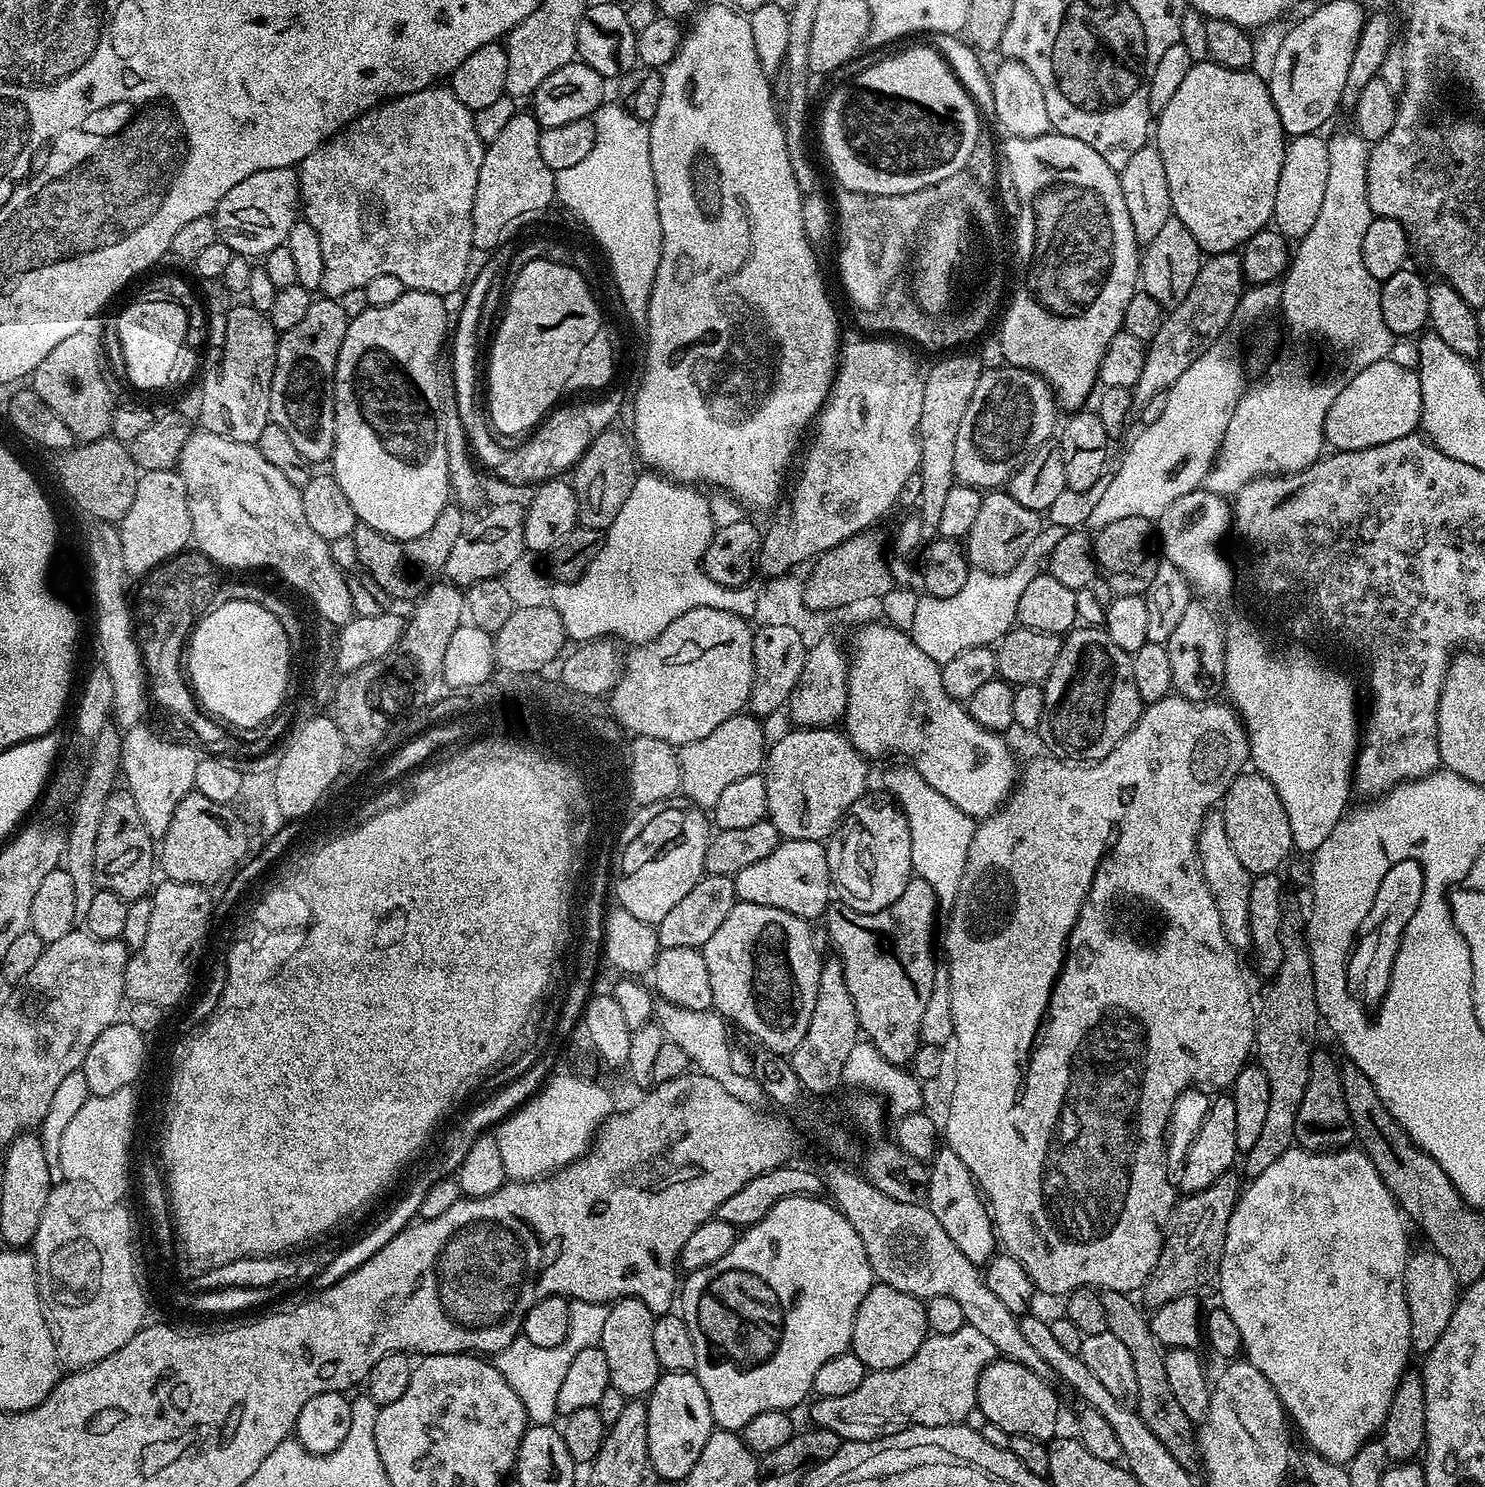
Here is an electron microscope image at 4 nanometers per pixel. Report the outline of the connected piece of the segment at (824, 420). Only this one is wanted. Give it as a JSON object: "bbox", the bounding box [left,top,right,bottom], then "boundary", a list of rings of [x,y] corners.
{"bbox":[758,338,922,577],"boundary":[[[892,338],[874,339],[878,340],[852,340],[849,344],[847,341],[839,353],[832,389],[815,418],[808,449],[806,444],[802,452],[804,465],[800,468],[800,477],[793,488],[791,485],[787,497],[788,509],[762,532],[758,568],[761,573],[765,572],[765,577],[781,576],[794,567],[807,565],[826,550],[846,542],[846,538],[879,525],[876,523],[899,505],[906,478],[919,469],[922,368],[920,372],[915,358],[902,345],[895,344],[900,342]]]}

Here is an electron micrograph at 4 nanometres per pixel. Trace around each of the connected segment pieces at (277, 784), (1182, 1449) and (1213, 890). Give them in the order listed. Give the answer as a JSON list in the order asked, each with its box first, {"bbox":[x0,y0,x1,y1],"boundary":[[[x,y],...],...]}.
[{"bbox":[271,714,340,818],"boundary":[[[328,714],[322,716],[312,716],[292,737],[288,740],[288,745],[284,748],[284,753],[280,756],[280,761],[276,764],[276,772],[271,773],[274,782],[274,798],[278,798],[278,810],[282,810],[285,818],[298,818],[307,808],[312,807],[312,801],[316,800],[324,786],[332,780],[340,764],[340,737],[336,735],[336,729],[332,728],[333,723]]]},{"bbox":[1100,1290,1201,1470],"boundary":[[[1103,1290],[1100,1292],[1102,1306],[1106,1310],[1108,1331],[1114,1334],[1126,1345],[1130,1359],[1134,1361],[1134,1374],[1138,1378],[1138,1398],[1134,1409],[1141,1416],[1142,1421],[1150,1428],[1151,1433],[1174,1454],[1178,1466],[1192,1470],[1201,1463],[1200,1449],[1198,1447],[1198,1432],[1194,1422],[1186,1416],[1178,1403],[1174,1392],[1170,1388],[1169,1379],[1166,1378],[1166,1362],[1164,1355],[1166,1349],[1158,1342],[1147,1315],[1140,1313],[1141,1305],[1132,1301],[1133,1297],[1127,1292],[1118,1290]]]},{"bbox":[1196,810,1253,950],"boundary":[[[1213,810],[1204,817],[1200,837],[1196,839],[1196,855],[1200,858],[1200,869],[1206,878],[1206,886],[1214,898],[1214,906],[1218,906],[1218,914],[1222,918],[1222,930],[1226,934],[1226,938],[1237,950],[1249,947],[1252,944],[1250,886],[1253,876],[1234,855],[1234,846],[1230,846],[1230,838],[1226,838],[1224,817],[1219,811]]]}]

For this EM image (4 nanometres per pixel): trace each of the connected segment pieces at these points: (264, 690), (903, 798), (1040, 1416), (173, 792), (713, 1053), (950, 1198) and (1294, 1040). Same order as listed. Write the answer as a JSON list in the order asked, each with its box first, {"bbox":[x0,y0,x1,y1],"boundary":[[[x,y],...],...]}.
[{"bbox":[186,600,286,730],"boundary":[[[235,600],[234,602],[215,605],[211,610],[213,612],[208,612],[205,616],[203,613],[197,619],[190,633],[190,639],[186,644],[186,676],[190,681],[190,687],[197,701],[202,705],[205,713],[211,714],[217,721],[223,722],[225,725],[233,724],[236,730],[243,730],[248,724],[254,722],[254,718],[262,718],[263,715],[268,715],[270,709],[276,708],[278,693],[284,692],[284,667],[286,666],[284,636],[281,633],[278,618],[274,618],[274,614],[270,614],[270,610],[262,610],[262,606],[258,606],[258,602]]]},{"bbox":[882,762,977,909],"boundary":[[[900,762],[897,768],[885,770],[882,788],[900,803],[900,809],[910,822],[913,873],[930,882],[936,903],[941,909],[951,909],[962,882],[962,870],[966,870],[966,854],[976,833],[977,821],[962,814],[962,810],[958,810],[958,806],[954,806],[946,794],[938,794],[938,790],[926,782],[924,775],[907,763]]]},{"bbox":[976,1358,1060,1442],"boundary":[[[997,1358],[992,1363],[985,1366],[982,1374],[978,1378],[976,1387],[976,1407],[979,1415],[984,1415],[983,1419],[994,1426],[1002,1426],[1009,1436],[1026,1434],[1036,1440],[1045,1442],[1051,1441],[1057,1435],[1056,1427],[1060,1424],[1060,1400],[1056,1397],[1055,1387],[1040,1377],[1039,1372],[1032,1372],[1018,1361]]]},{"bbox":[120,723,198,838],"boundary":[[[147,723],[135,724],[133,728],[123,733],[120,742],[120,770],[122,780],[126,783],[126,790],[134,798],[134,806],[138,806],[138,814],[142,814],[142,822],[146,830],[154,838],[162,838],[170,827],[170,818],[174,818],[174,810],[178,810],[178,802],[186,798],[188,792],[194,789],[194,770],[198,752],[188,744],[179,744],[176,740],[167,740],[159,736],[152,728],[147,728]]]},{"bbox":[654,999,766,1106],"boundary":[[[657,999],[654,1004],[654,1020],[663,1030],[665,1041],[685,1051],[691,1067],[699,1075],[714,1078],[714,1082],[722,1082],[726,1094],[734,1094],[734,1098],[742,1102],[753,1106],[765,1103],[766,1097],[760,1083],[752,1076],[734,1070],[730,1056],[730,1032],[727,1032],[729,1025],[719,1012],[712,1008],[686,1010],[674,1006],[669,1000]]]},{"bbox":[926,1146,998,1266],"boundary":[[[946,1146],[937,1147],[932,1155],[928,1170],[928,1195],[926,1206],[938,1218],[942,1230],[950,1237],[950,1242],[978,1266],[992,1259],[998,1248],[998,1237],[992,1222],[991,1211],[976,1186],[976,1179],[966,1170],[966,1162]]]},{"bbox":[1243,903,1322,1177],"boundary":[[[1289,903],[1282,914],[1280,941],[1284,957],[1282,966],[1271,977],[1264,997],[1259,997],[1256,1008],[1256,1042],[1254,1060],[1270,1082],[1270,1107],[1262,1130],[1254,1146],[1243,1157],[1245,1177],[1262,1174],[1277,1158],[1282,1158],[1288,1148],[1296,1144],[1294,1122],[1298,1118],[1298,1106],[1302,1106],[1302,1094],[1306,1094],[1306,1082],[1310,1082],[1310,1062],[1317,1047],[1316,1031],[1322,1028],[1322,1013],[1316,1002],[1316,987],[1312,963],[1306,939],[1306,916],[1296,904]]]}]

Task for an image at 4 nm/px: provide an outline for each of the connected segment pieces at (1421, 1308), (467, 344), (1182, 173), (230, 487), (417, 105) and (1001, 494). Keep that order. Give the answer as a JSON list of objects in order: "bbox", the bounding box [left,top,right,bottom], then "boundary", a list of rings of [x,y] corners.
[{"bbox":[1403,1248,1460,1354],"boundary":[[[1428,1248],[1424,1252],[1415,1251],[1409,1255],[1403,1271],[1403,1282],[1410,1314],[1412,1349],[1415,1353],[1427,1354],[1449,1325],[1459,1299],[1460,1285],[1446,1258]]]},{"bbox":[450,242,513,417],"boundary":[[[508,242],[501,243],[500,247],[491,249],[490,255],[484,263],[475,269],[466,291],[463,293],[464,305],[460,308],[460,313],[454,316],[454,331],[450,336],[450,355],[452,358],[452,373],[454,374],[454,386],[456,387],[456,411],[461,417],[467,417],[477,411],[476,406],[476,351],[480,348],[480,333],[482,327],[479,319],[482,315],[483,299],[490,289],[491,283],[501,275],[502,270],[507,269],[511,262],[513,245]]]},{"bbox":[1154,62,1286,254],"boundary":[[[1196,62],[1193,63],[1190,74],[1186,74],[1184,81],[1179,84],[1178,91],[1174,94],[1174,98],[1170,98],[1170,102],[1166,102],[1166,106],[1158,113],[1158,119],[1154,124],[1154,147],[1158,150],[1158,154],[1162,154],[1162,167],[1166,170],[1166,186],[1170,186],[1170,202],[1172,203],[1172,214],[1175,219],[1182,222],[1182,226],[1186,226],[1186,230],[1190,230],[1190,234],[1194,234],[1194,242],[1198,242],[1201,253],[1215,254],[1217,252],[1236,252],[1250,237],[1258,234],[1263,228],[1269,227],[1272,220],[1272,211],[1274,210],[1274,196],[1277,193],[1278,178],[1282,172],[1282,164],[1286,145],[1286,133],[1282,122],[1278,118],[1278,110],[1274,106],[1274,98],[1270,98],[1270,90],[1268,89],[1267,79],[1263,75],[1255,76],[1255,71],[1245,70],[1242,68],[1228,68],[1224,64],[1215,62]]]},{"bbox":[178,431,354,626],"boundary":[[[193,431],[186,446],[182,446],[178,471],[186,486],[190,506],[191,543],[213,565],[221,564],[224,568],[273,568],[286,583],[305,592],[312,599],[313,606],[330,623],[343,626],[352,619],[354,613],[348,582],[330,554],[329,541],[318,538],[318,534],[314,534],[306,523],[300,489],[291,485],[282,470],[272,466],[255,444],[230,442],[230,438],[222,438],[218,434]]]},{"bbox":[298,86,485,298],"boundary":[[[433,86],[423,88],[414,94],[398,96],[382,104],[377,104],[356,120],[345,124],[339,132],[318,147],[298,165],[300,178],[300,207],[303,219],[314,226],[322,245],[322,282],[320,288],[328,298],[339,298],[346,290],[364,288],[370,278],[378,278],[378,274],[394,274],[394,278],[402,278],[405,289],[414,292],[433,292],[435,296],[448,298],[451,292],[459,293],[465,287],[470,276],[470,261],[474,251],[472,247],[472,211],[474,210],[474,194],[478,190],[478,174],[482,170],[485,144],[478,138],[478,130],[474,130],[474,113],[452,93],[451,87]]]},{"bbox":[966,490,1042,575],"boundary":[[[1007,490],[985,491],[982,495],[982,506],[978,506],[978,514],[974,517],[974,526],[970,526],[966,537],[969,565],[973,569],[994,575],[1010,571],[1018,562],[1018,558],[1022,558],[1022,554],[1026,554],[1030,542],[1034,542],[1034,538],[1038,538],[1042,527],[1040,520],[1042,520],[1041,513],[1022,506],[1022,502],[1018,502],[1018,498],[1014,498]]]}]

